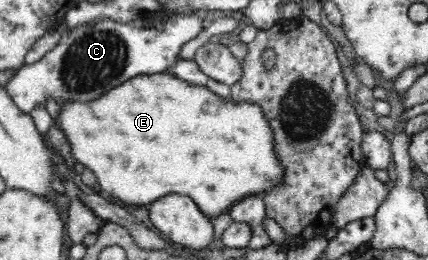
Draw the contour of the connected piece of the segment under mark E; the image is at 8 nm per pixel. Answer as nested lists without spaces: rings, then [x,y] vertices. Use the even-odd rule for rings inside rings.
[[[169,71],[155,73],[151,75],[138,75],[134,78],[128,79],[125,83],[107,91],[103,97],[89,101],[89,103],[77,102],[71,100],[70,102],[60,102],[62,104],[61,115],[57,124],[61,126],[61,130],[65,132],[69,143],[71,144],[72,155],[83,163],[86,168],[93,171],[96,175],[96,180],[101,189],[115,197],[118,197],[125,204],[132,207],[141,207],[148,205],[155,199],[165,197],[165,195],[179,194],[191,198],[197,207],[209,218],[215,219],[223,213],[228,213],[229,208],[233,207],[246,197],[255,195],[263,197],[267,192],[280,188],[284,178],[284,165],[275,153],[275,145],[273,145],[273,130],[267,123],[267,118],[263,108],[254,101],[248,99],[239,99],[233,101],[231,97],[223,97],[215,94],[206,85],[191,85],[178,77],[175,77]]]

